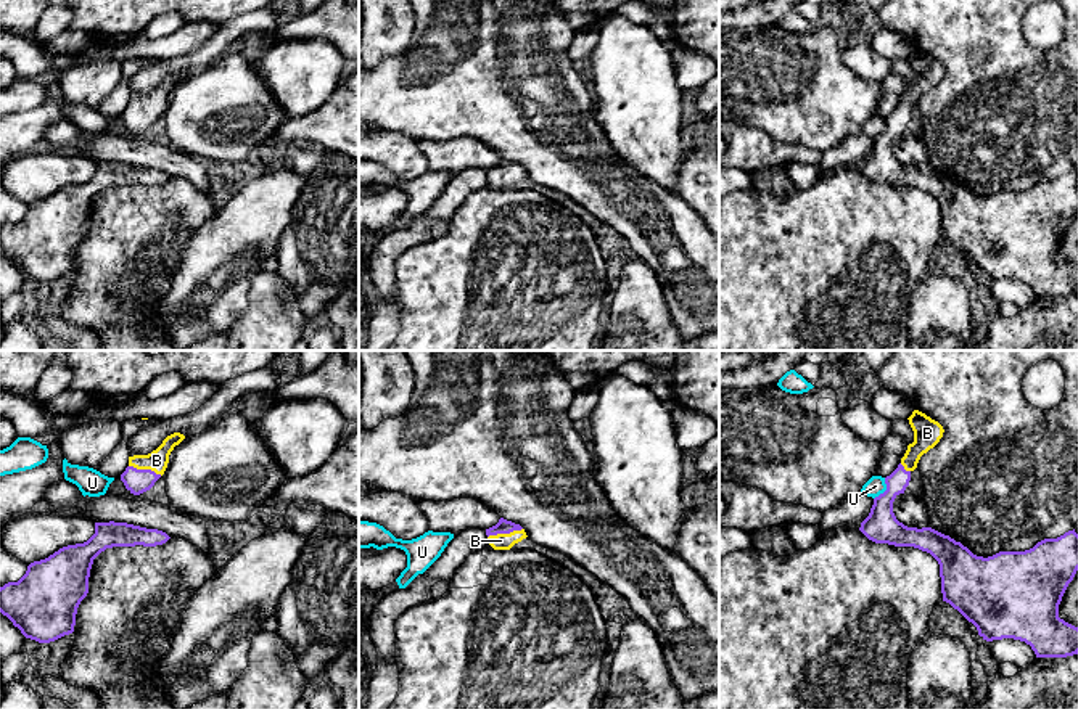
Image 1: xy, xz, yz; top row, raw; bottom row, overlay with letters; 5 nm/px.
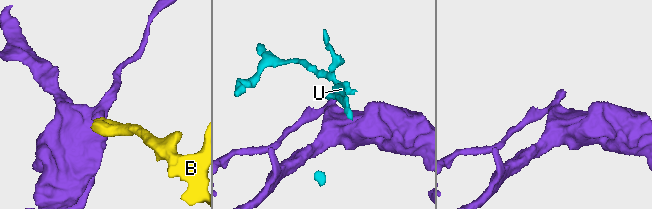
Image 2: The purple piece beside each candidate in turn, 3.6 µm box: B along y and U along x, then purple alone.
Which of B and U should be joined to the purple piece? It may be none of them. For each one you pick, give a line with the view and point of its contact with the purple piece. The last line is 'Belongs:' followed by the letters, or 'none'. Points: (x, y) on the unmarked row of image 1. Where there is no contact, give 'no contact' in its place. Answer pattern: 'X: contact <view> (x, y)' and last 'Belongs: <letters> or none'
B: contact xz (504, 172)
Belongs: B

